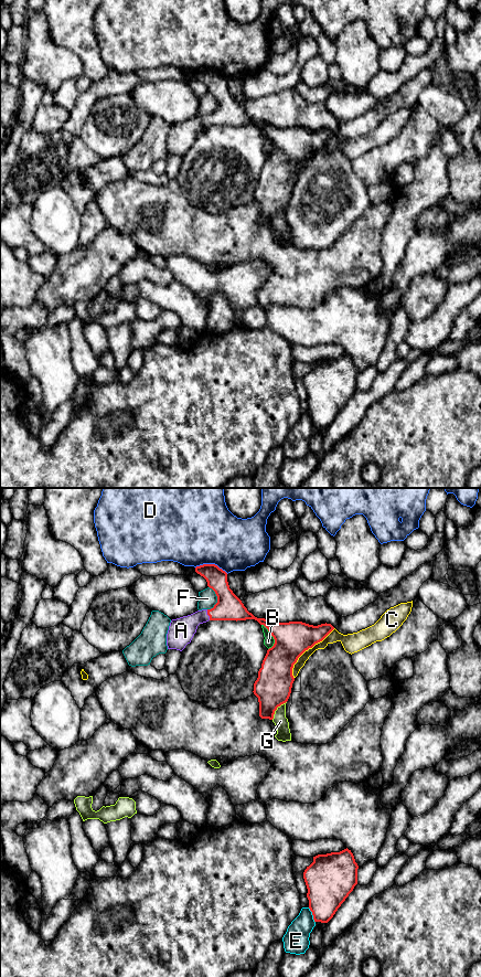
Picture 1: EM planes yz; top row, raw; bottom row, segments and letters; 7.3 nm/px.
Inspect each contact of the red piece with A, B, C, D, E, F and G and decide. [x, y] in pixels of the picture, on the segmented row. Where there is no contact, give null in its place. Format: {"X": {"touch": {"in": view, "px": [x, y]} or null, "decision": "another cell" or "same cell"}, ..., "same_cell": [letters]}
{"A": {"touch": {"in": "yz", "px": [209, 615]}, "decision": "same cell"}, "B": {"touch": {"in": "yz", "px": [273, 636]}, "decision": "another cell"}, "C": {"touch": {"in": "yz", "px": [306, 649]}, "decision": "another cell"}, "D": {"touch": {"in": "yz", "px": [212, 564]}, "decision": "another cell"}, "E": {"touch": {"in": "yz", "px": [312, 914]}, "decision": "another cell"}, "F": {"touch": {"in": "yz", "px": [217, 599]}, "decision": "another cell"}, "G": {"touch": {"in": "yz", "px": [276, 709]}, "decision": "another cell"}, "same_cell": ["A"]}

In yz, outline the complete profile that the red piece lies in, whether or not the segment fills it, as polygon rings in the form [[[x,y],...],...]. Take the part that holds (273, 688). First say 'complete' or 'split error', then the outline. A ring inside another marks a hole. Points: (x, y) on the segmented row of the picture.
split error; [[[203,564],[196,566],[195,572],[203,576],[207,586],[215,592],[217,603],[211,609],[172,619],[167,634],[168,649],[182,651],[191,643],[197,626],[209,620],[255,619],[264,625],[274,637],[275,644],[267,650],[253,692],[258,698],[259,716],[272,720],[277,708],[290,697],[295,681],[293,665],[306,650],[322,641],[334,627],[327,623],[313,626],[302,622],[277,623],[257,618],[229,588],[225,571],[215,564]]]

